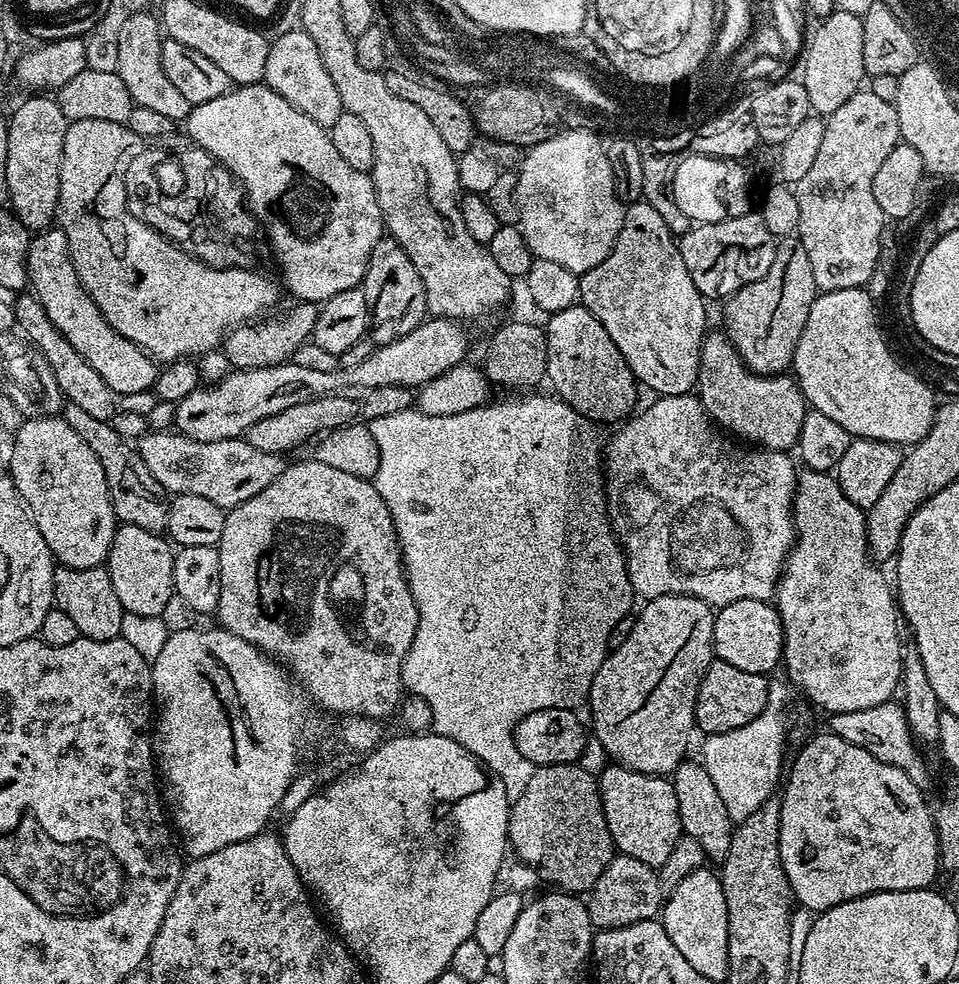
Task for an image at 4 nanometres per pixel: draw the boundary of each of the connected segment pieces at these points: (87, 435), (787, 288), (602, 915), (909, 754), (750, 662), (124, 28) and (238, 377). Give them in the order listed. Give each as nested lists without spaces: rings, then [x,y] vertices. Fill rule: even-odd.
[[[65,403],[62,409],[62,418],[74,430],[78,430],[78,438],[98,454],[98,462],[102,462],[102,470],[106,474],[106,486],[110,494],[112,509],[120,524],[142,526],[142,530],[150,530],[157,534],[163,533],[168,527],[169,493],[158,483],[154,474],[146,470],[146,462],[142,462],[139,452],[112,422],[102,418],[93,418],[85,414],[81,408]]]
[[[799,235],[783,237],[776,245],[770,270],[766,270],[758,282],[742,286],[723,301],[723,331],[750,371],[759,376],[778,376],[791,369],[798,338],[802,338],[806,318],[810,318],[810,306],[817,295],[806,246],[802,246]]]
[[[623,854],[613,855],[612,861],[602,870],[602,878],[594,882],[592,891],[587,893],[586,903],[590,922],[597,929],[625,928],[634,922],[657,919],[662,908],[662,893],[657,869],[638,862]]]
[[[889,702],[870,706],[866,710],[850,710],[849,712],[833,712],[827,717],[827,731],[846,738],[854,746],[862,746],[878,762],[898,766],[907,776],[918,785],[923,785],[924,775],[928,768],[924,765],[924,756],[920,753],[921,745],[915,736],[912,735],[911,728],[907,724],[907,718],[904,716],[904,705],[900,702]]]
[[[742,598],[742,602],[730,602],[715,613],[712,650],[715,659],[730,662],[746,674],[772,674],[781,663],[784,654],[784,631],[775,607],[767,600]]]
[[[151,11],[130,12],[119,21],[118,30],[118,66],[116,73],[122,82],[126,84],[133,105],[137,108],[154,110],[157,114],[163,114],[173,122],[187,121],[194,105],[186,100],[181,93],[166,78],[162,68],[162,24],[159,19],[152,17]]]
[[[437,316],[435,318],[425,319],[424,323],[420,324],[414,330],[410,330],[410,334],[406,334],[402,338],[398,338],[389,344],[379,345],[370,354],[370,358],[366,358],[366,362],[358,362],[358,366],[350,366],[349,368],[337,367],[335,370],[310,370],[310,366],[302,366],[295,362],[285,362],[283,364],[275,364],[269,368],[238,368],[229,371],[229,376],[221,378],[217,384],[212,384],[209,388],[199,386],[192,393],[182,398],[179,403],[175,405],[176,410],[176,424],[174,424],[175,431],[179,432],[181,436],[189,436],[198,442],[222,442],[223,440],[235,440],[243,437],[244,431],[250,426],[254,426],[254,422],[259,422],[261,418],[270,418],[270,414],[279,414],[281,410],[288,409],[289,406],[298,406],[298,402],[306,402],[313,400],[319,396],[330,396],[333,394],[343,393],[345,390],[352,390],[348,388],[412,388],[411,390],[419,389],[420,385],[430,382],[434,378],[438,378],[438,374],[446,374],[446,370],[450,370],[456,364],[465,363],[468,352],[468,336],[464,333],[465,325],[455,320],[447,320],[444,316]]]

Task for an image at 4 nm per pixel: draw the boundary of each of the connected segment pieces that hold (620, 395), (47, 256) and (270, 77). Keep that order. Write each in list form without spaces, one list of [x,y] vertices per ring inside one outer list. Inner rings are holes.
[[[579,303],[551,313],[547,320],[544,328],[548,363],[546,380],[549,385],[552,383],[551,391],[589,422],[605,420],[615,425],[627,421],[637,407],[638,381],[626,358],[622,358],[622,350],[618,350],[618,346],[610,342],[610,334],[602,330],[602,322]]]
[[[60,227],[46,228],[29,239],[28,284],[36,299],[42,302],[50,322],[54,322],[66,342],[70,342],[70,346],[74,346],[74,350],[78,350],[78,354],[82,354],[82,358],[86,358],[86,362],[98,370],[98,375],[113,392],[123,397],[153,387],[158,375],[157,361],[106,323],[74,270],[68,239]]]
[[[302,30],[276,36],[269,43],[263,83],[282,94],[290,106],[302,110],[302,114],[314,118],[314,122],[326,129],[331,128],[338,114],[344,112],[342,98],[338,98],[338,89],[330,79],[330,74],[326,74],[326,66],[322,66],[322,54],[318,54],[314,38]]]

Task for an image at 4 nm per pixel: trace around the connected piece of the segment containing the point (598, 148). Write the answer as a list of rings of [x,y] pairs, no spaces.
[[[579,128],[529,147],[516,172],[518,227],[533,257],[583,274],[612,252],[622,230],[625,205],[614,190],[605,145],[592,130]]]

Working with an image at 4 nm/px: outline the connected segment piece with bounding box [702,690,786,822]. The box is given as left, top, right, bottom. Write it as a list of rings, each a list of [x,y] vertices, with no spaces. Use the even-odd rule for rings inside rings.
[[[776,690],[769,691],[766,710],[762,710],[754,722],[746,722],[746,726],[738,726],[734,730],[713,732],[705,740],[708,741],[704,744],[702,763],[726,805],[726,814],[730,814],[733,822],[750,818],[766,798],[774,795],[782,780],[786,716],[780,713],[779,694]]]

